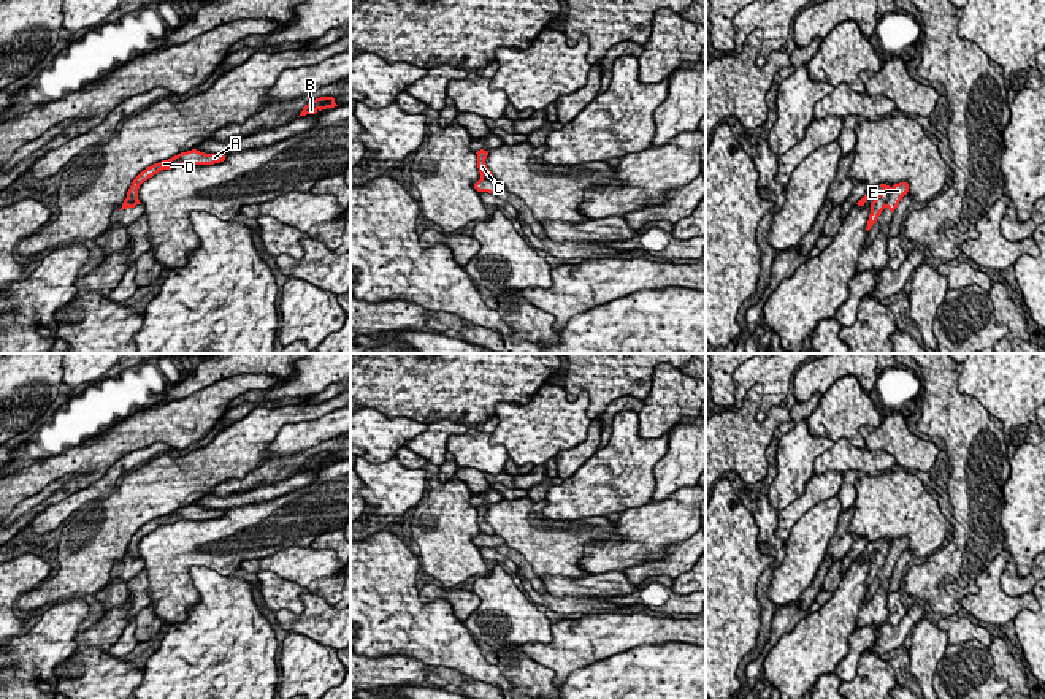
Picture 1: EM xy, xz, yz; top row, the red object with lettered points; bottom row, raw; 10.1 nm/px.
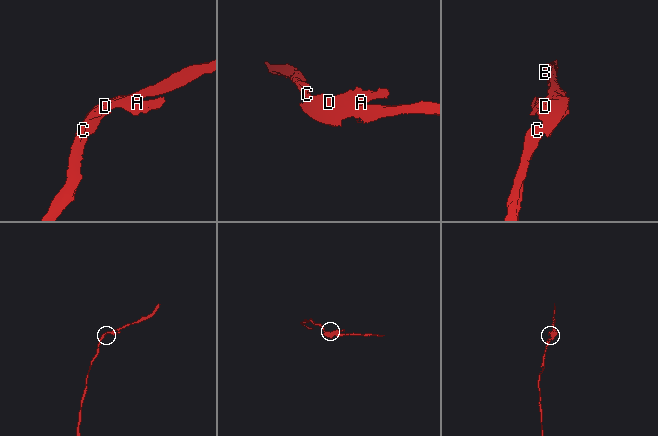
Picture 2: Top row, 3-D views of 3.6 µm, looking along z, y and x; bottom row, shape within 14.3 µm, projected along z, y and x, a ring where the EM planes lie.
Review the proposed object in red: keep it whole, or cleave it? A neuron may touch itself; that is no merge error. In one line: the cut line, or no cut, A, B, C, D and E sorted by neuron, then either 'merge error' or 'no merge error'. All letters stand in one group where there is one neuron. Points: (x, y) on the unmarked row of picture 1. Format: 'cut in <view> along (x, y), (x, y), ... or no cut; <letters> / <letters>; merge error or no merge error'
cut in yz along (891, 542), (885, 561); A C D / B E; merge error

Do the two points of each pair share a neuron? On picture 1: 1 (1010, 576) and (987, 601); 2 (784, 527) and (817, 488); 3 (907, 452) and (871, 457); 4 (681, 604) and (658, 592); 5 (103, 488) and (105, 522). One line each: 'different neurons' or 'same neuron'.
1: different neurons
2: same neuron
3: different neurons
4: same neuron
5: different neurons

